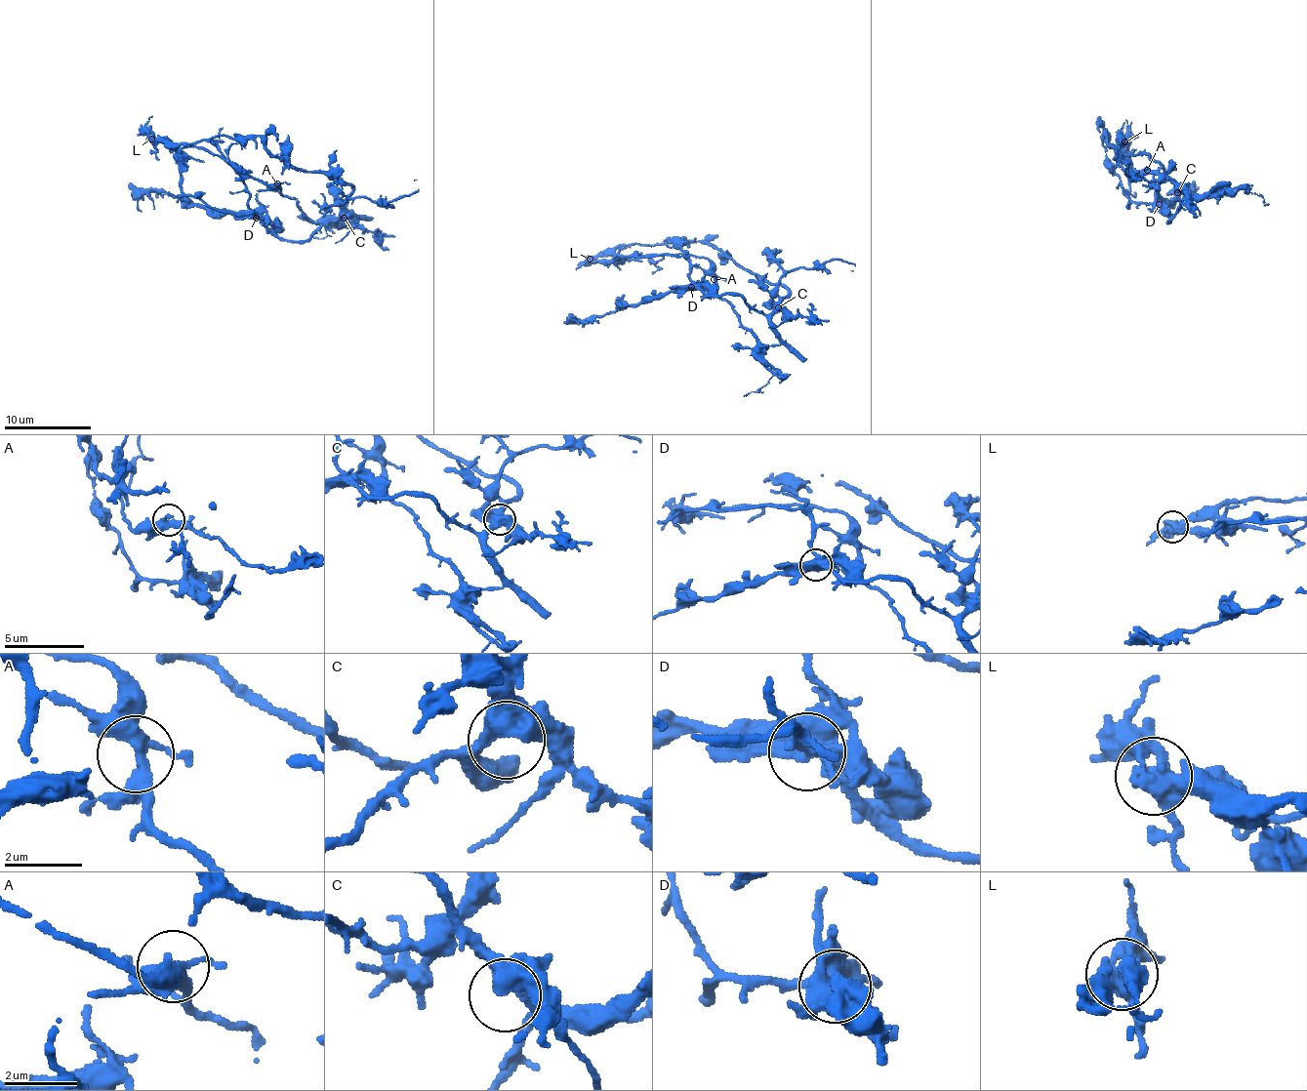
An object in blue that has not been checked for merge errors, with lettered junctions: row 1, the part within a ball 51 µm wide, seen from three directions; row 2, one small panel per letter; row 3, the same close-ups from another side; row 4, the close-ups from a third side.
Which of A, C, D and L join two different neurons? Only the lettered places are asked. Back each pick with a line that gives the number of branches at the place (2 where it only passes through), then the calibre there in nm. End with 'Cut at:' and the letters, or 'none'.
D: 4 branches meet; 550 nm thick
L: 3 branches meet; 440 nm thick
Cut at: D, L

